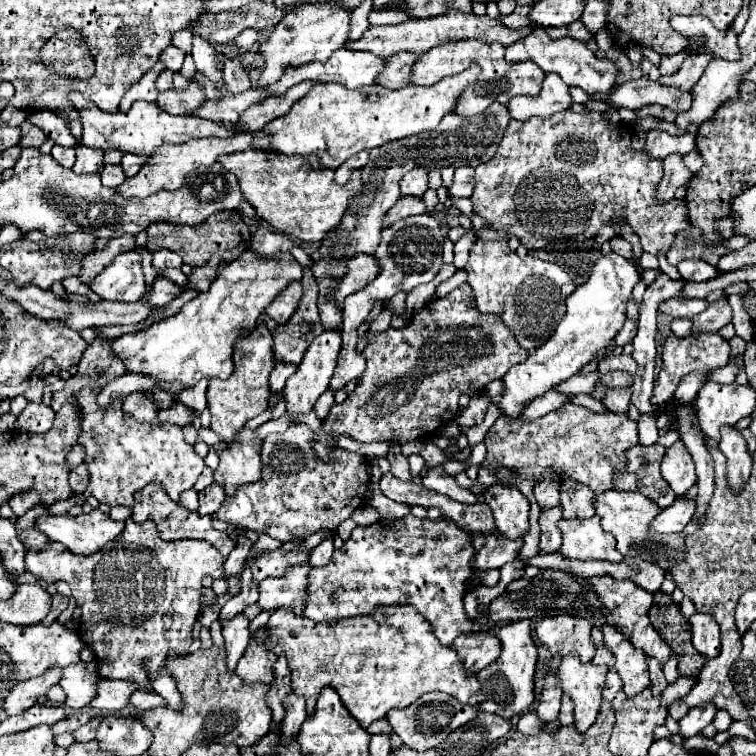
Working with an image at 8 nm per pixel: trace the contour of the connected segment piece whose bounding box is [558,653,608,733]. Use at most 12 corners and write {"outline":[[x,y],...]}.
{"outline":[[564,655],[558,667],[574,727],[596,721],[608,667]]}

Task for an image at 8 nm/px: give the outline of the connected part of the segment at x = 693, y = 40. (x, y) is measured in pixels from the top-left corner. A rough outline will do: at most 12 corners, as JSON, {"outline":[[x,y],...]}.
{"outline":[[676,15],[670,23],[688,37],[686,55],[708,53],[740,59],[736,33],[700,15]]}

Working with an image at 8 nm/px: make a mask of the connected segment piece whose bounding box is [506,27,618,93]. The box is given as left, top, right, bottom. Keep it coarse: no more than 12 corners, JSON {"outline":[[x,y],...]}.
{"outline":[[542,27],[506,47],[566,85],[608,93],[616,61],[586,41],[550,39]]}

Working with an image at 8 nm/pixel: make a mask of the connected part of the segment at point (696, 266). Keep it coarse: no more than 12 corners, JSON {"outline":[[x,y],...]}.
{"outline":[[682,261],[678,271],[686,281],[706,281],[718,269],[704,261]]}

